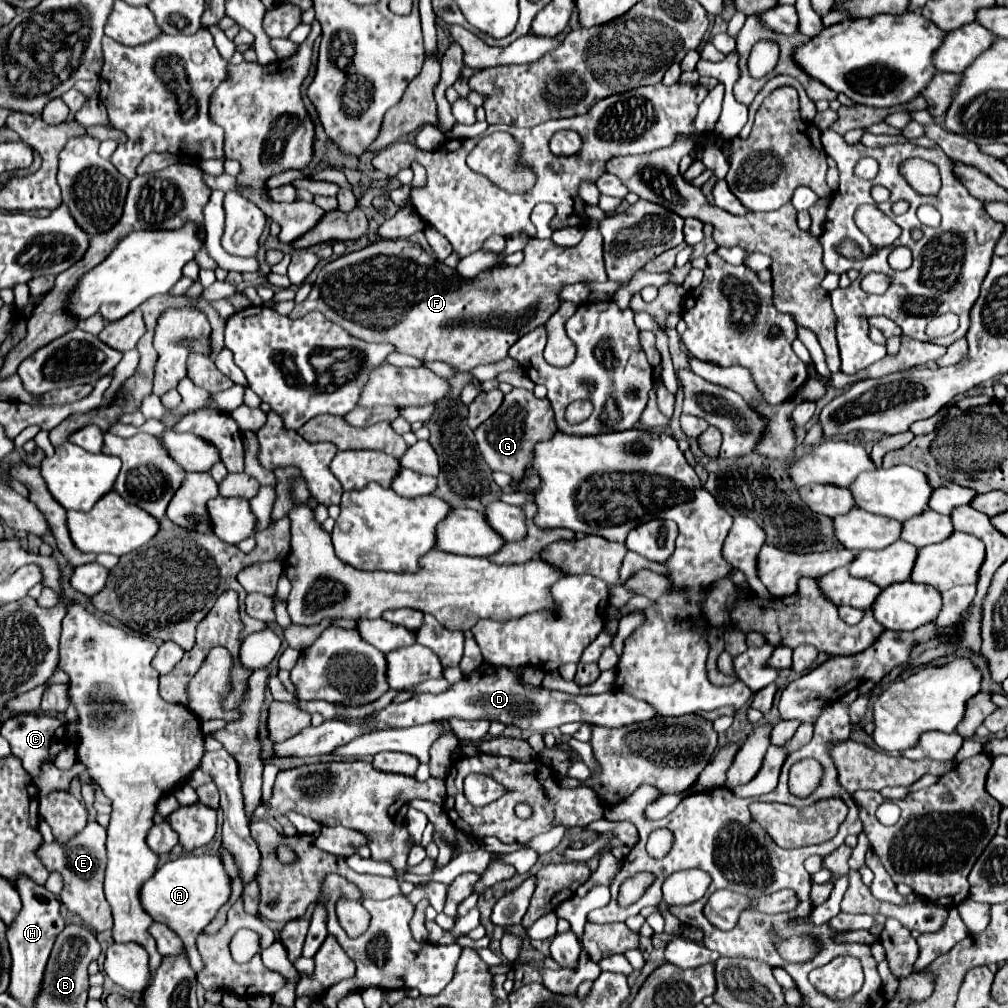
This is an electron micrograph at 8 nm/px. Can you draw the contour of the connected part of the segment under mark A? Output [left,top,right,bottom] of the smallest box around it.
[140,855,230,973]

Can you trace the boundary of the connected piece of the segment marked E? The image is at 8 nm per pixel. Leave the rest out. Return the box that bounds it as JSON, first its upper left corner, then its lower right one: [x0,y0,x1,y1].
[40,821,112,933]

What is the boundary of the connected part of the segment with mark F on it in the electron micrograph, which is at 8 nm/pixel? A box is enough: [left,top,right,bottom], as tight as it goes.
[290,227,606,371]

